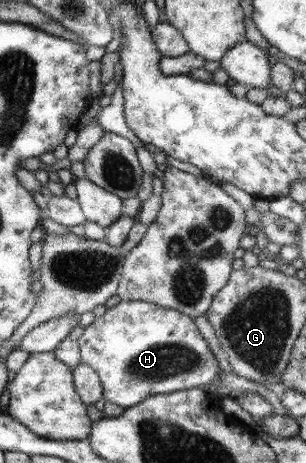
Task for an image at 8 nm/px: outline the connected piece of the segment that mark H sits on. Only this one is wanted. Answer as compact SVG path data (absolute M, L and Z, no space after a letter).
M120 301L107 308L102 316L86 327L77 340L81 363L90 366L100 378L104 399L123 409L138 405L152 395L169 394L179 390L206 390L218 378L221 369L208 342L194 324L194 319L182 311L156 306L151 302Z

